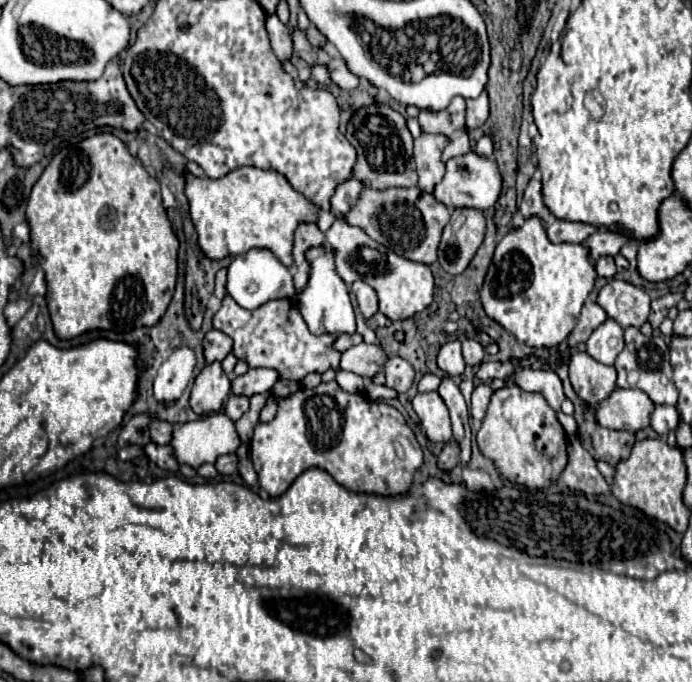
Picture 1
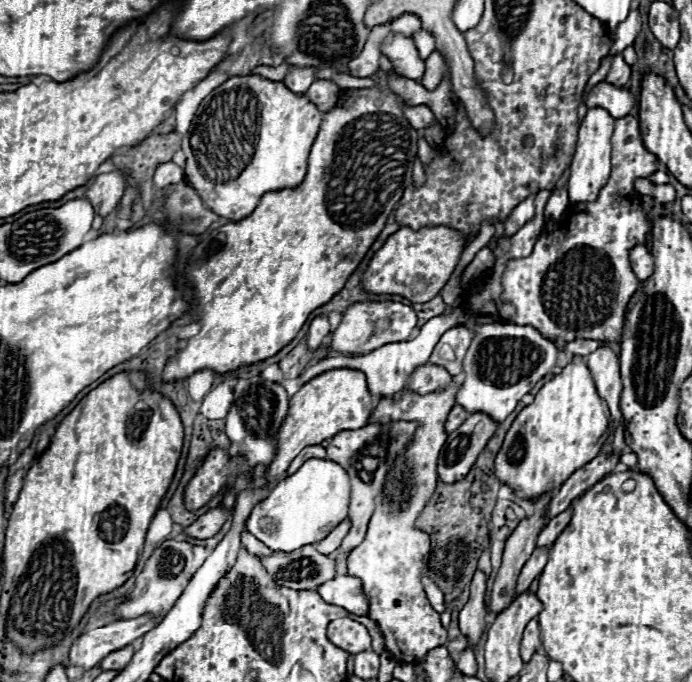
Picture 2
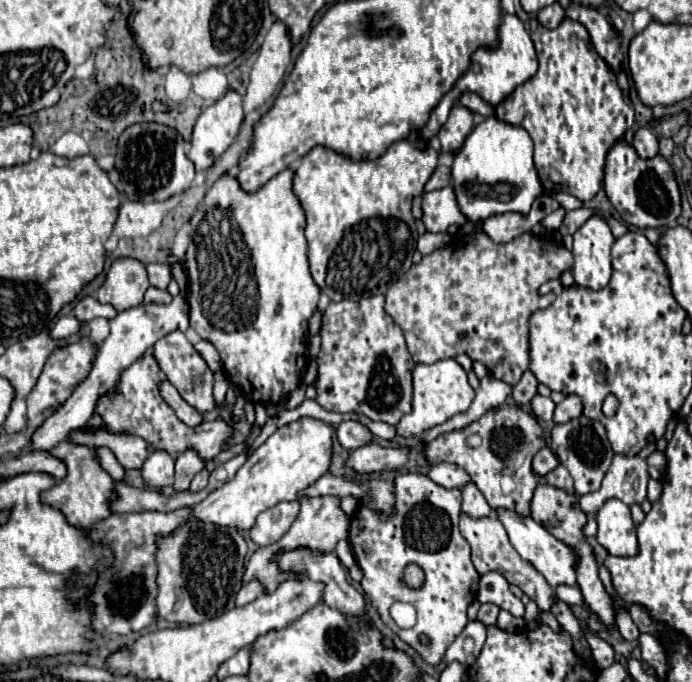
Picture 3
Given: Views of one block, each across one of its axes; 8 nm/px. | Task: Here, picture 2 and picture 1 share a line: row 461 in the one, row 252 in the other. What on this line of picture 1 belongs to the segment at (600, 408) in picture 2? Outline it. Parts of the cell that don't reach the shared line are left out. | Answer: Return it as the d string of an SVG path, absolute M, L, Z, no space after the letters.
M538 216L528 218L520 228L510 230L496 246L490 270L482 286L482 304L486 314L502 324L518 342L524 342L534 348L558 348L572 332L584 300L594 288L596 268L590 260L590 248L586 244L554 244L546 236L546 226Z

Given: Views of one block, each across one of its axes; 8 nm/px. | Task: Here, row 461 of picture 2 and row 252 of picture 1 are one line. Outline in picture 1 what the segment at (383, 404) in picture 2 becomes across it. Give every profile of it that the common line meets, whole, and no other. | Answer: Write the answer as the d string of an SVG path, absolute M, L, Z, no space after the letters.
M364 188L356 206L348 212L346 222L362 228L372 240L392 248L398 256L414 262L434 264L438 258L438 244L444 226L450 220L450 210L436 202L432 194L420 192L420 188L388 188L388 192L376 192Z

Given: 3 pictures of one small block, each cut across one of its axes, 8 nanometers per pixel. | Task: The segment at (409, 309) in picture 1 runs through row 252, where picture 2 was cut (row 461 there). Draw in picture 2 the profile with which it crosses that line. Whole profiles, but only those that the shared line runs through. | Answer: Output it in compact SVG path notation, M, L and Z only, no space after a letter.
M396 420L396 422L388 422L388 424L368 424L360 430L336 434L332 438L330 446L326 448L328 460L334 460L336 464L340 464L346 470L346 474L350 478L350 486L352 486L350 512L348 512L348 516L352 520L352 528L342 542L344 550L350 552L352 548L356 548L364 540L368 522L370 522L374 508L376 508L376 498L384 490L386 476L388 476L392 464L396 462L398 454L404 452L410 446L410 442L414 440L418 426L420 426L418 422L404 422L404 420Z

